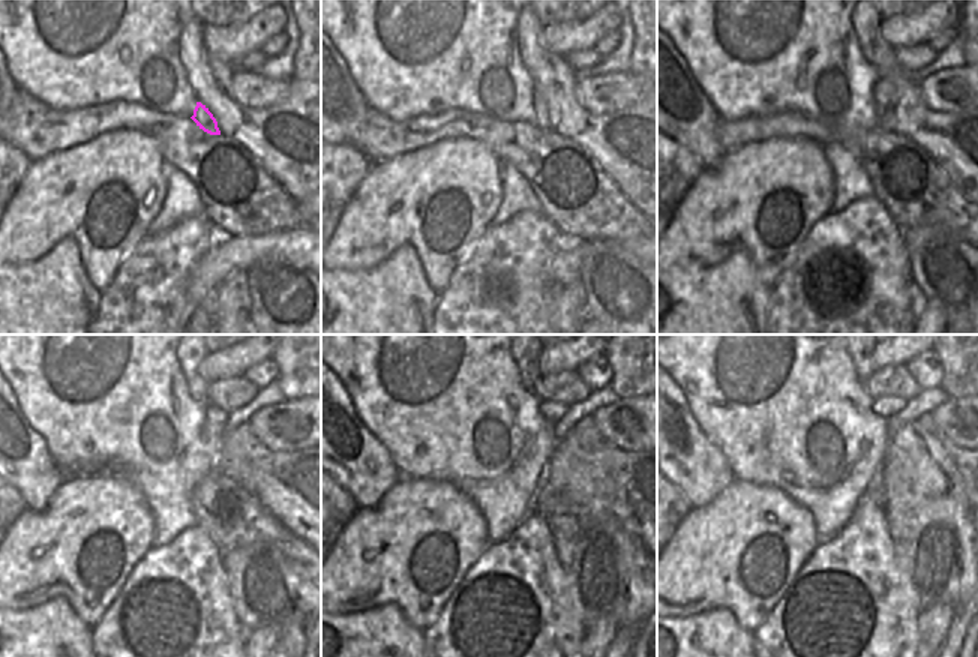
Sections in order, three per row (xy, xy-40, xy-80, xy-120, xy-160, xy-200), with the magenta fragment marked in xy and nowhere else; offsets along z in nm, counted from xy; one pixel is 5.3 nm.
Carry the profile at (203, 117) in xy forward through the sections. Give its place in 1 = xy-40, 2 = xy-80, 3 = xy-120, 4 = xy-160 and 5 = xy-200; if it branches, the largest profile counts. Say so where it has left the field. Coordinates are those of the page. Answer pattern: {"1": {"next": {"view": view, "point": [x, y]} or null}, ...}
{"1": {"next": {"view": "xy-40", "point": [542, 117]}}, "2": {"next": {"view": "xy-80", "point": [884, 90]}}, "3": {"next": {"view": "xy-120", "point": [215, 417]}}, "4": {"next": {"view": "xy-160", "point": [552, 411]}}, "5": {"next": {"view": "xy-200", "point": [887, 407]}}}

